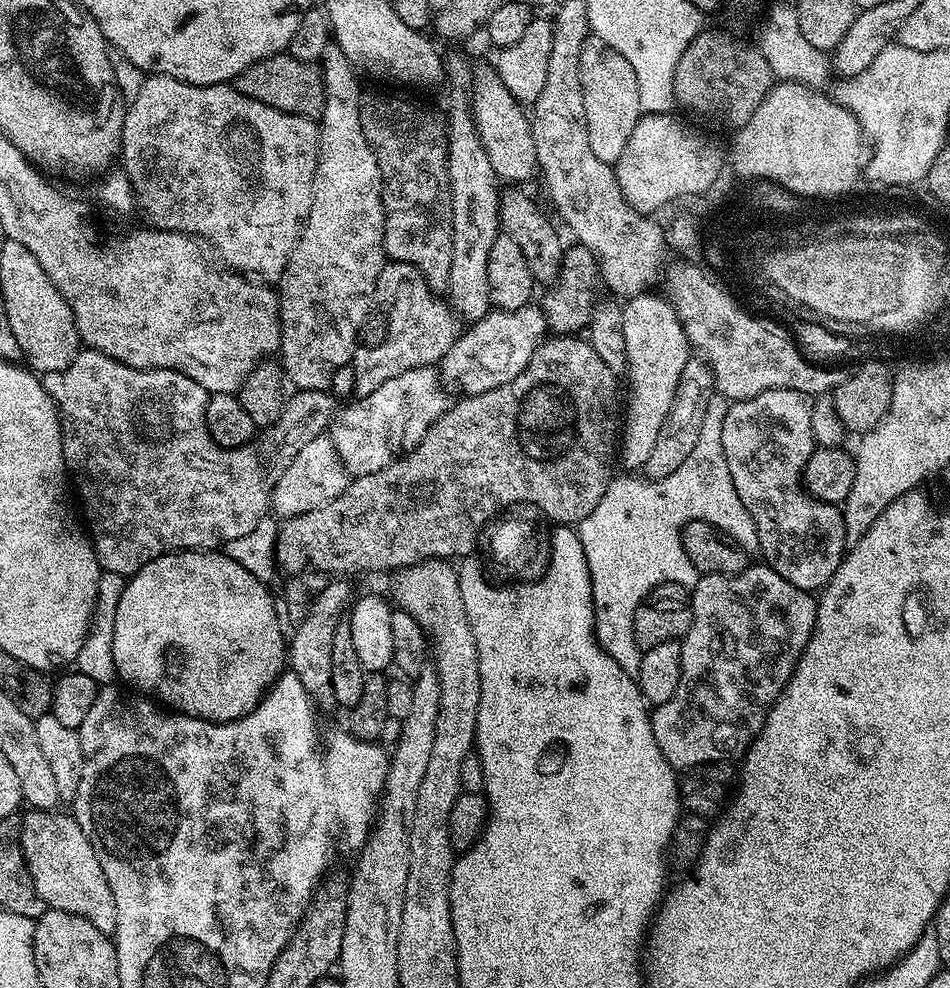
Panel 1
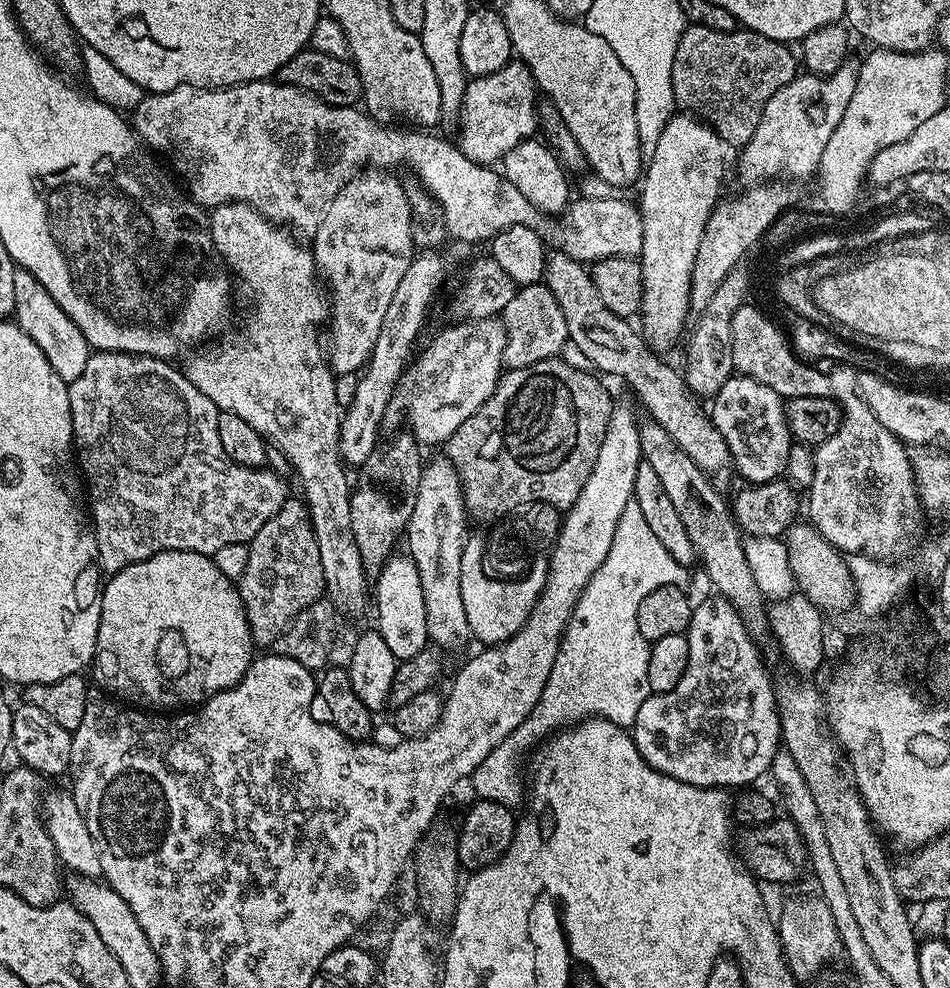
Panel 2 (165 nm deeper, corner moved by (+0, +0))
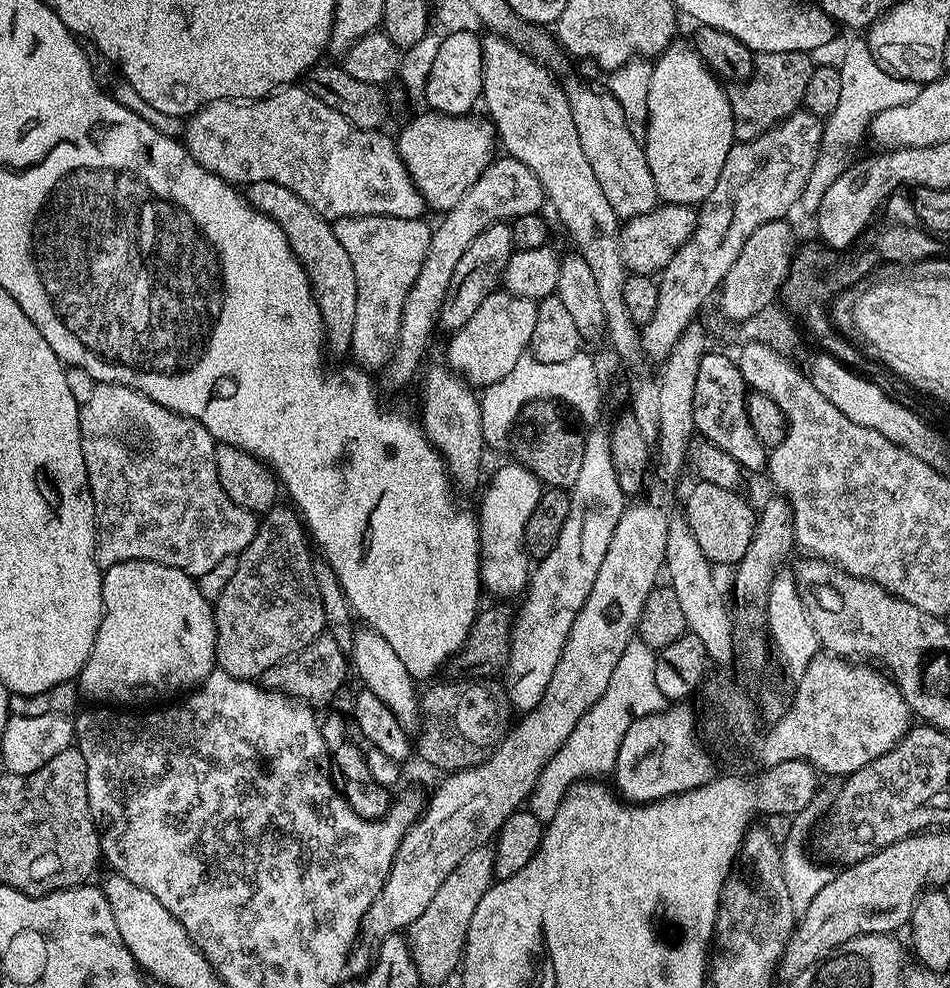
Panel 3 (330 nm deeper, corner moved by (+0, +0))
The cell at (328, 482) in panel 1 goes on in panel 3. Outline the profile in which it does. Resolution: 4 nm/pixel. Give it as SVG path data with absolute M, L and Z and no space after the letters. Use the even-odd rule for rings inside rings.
M504 154L493 159L478 178L478 182L474 182L474 186L470 186L470 190L466 190L466 194L458 198L450 211L439 217L440 225L432 228L430 246L426 250L422 270L418 270L418 278L414 280L414 286L402 310L396 349L382 372L386 387L402 388L415 378L416 371L417 376L421 371L420 363L428 352L428 339L432 336L432 326L434 328L439 319L440 307L446 298L454 266L458 266L458 258L462 258L462 253L470 246L470 242L474 242L474 238L478 238L478 234L482 234L486 226L511 222L522 214L540 212L545 204L542 182L534 172L518 158Z

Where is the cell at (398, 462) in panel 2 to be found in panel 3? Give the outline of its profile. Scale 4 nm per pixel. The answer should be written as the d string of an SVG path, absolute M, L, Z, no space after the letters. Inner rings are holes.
M508 222L486 226L486 230L482 230L482 234L474 238L474 242L470 242L470 246L462 253L462 258L458 258L458 266L454 266L446 298L440 307L440 328L442 326L447 330L455 330L466 326L466 322L474 318L478 306L482 306L488 295L501 287L506 264L510 262L513 251L512 226Z

